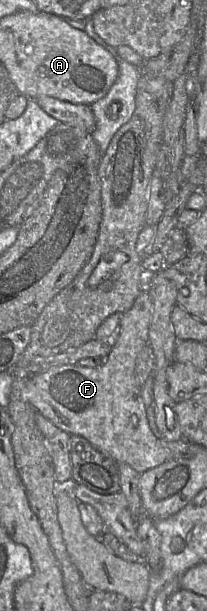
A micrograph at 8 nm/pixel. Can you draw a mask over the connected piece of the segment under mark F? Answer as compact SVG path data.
M145 288L133 306L122 313L113 347L102 366L55 366L31 376L24 384L26 400L54 425L70 435L84 437L101 453L118 464L131 466L140 474L170 460L150 429L142 390L135 375L137 356L149 343L152 311L153 301Z

